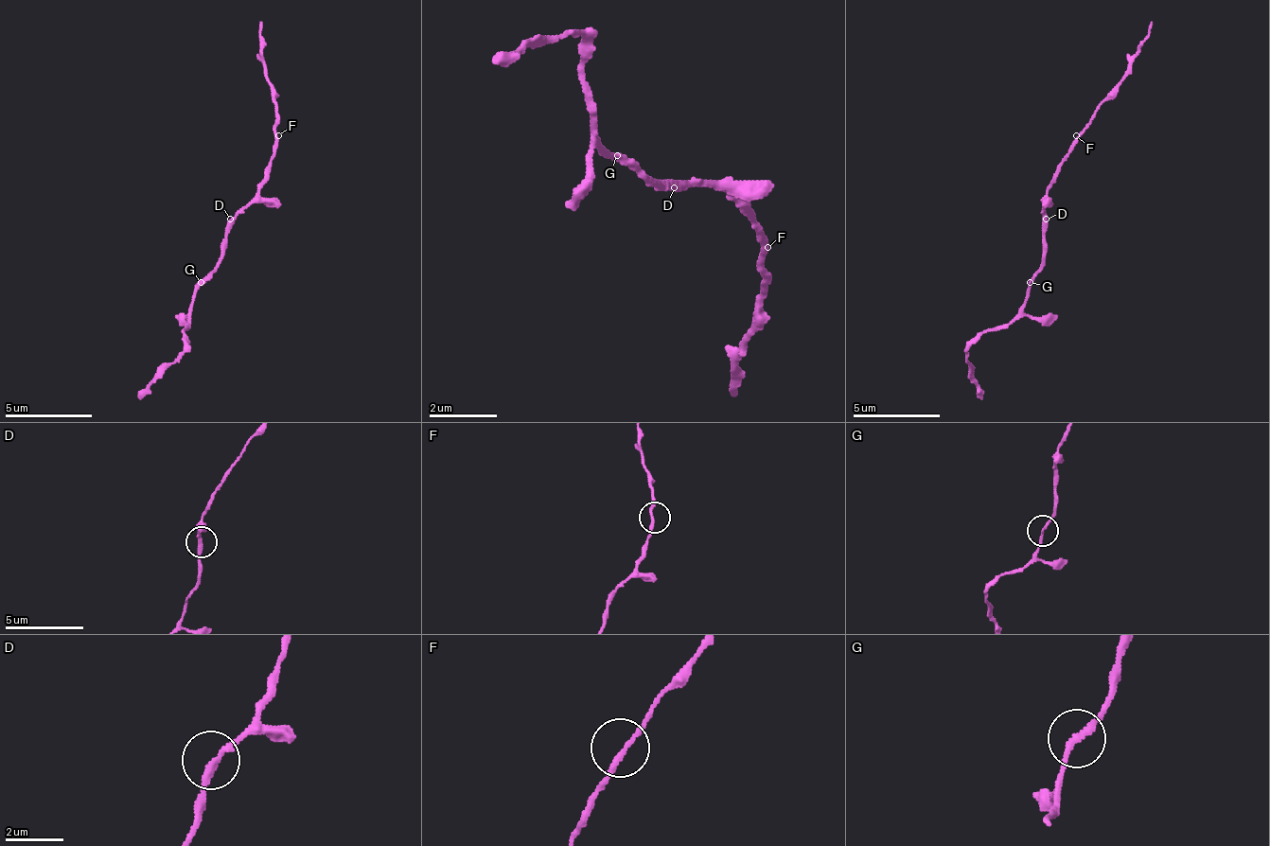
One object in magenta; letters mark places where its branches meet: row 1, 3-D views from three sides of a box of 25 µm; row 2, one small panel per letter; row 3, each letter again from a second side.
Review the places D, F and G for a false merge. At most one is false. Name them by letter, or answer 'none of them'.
none of them

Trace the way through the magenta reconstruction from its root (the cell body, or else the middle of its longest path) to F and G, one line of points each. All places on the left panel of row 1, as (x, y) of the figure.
F: (235, 219), (252, 201), (270, 166), (273, 140), (278, 135)
G: (235, 219), (226, 236), (221, 262), (200, 284)

